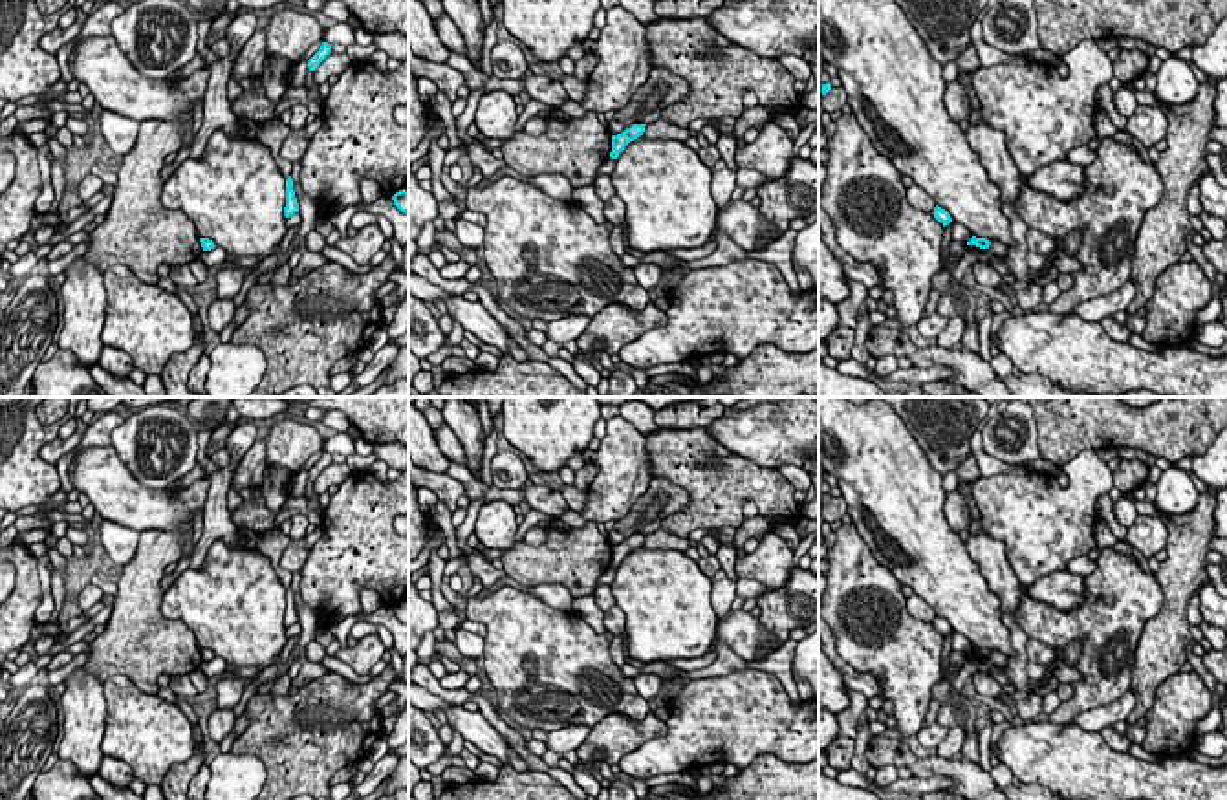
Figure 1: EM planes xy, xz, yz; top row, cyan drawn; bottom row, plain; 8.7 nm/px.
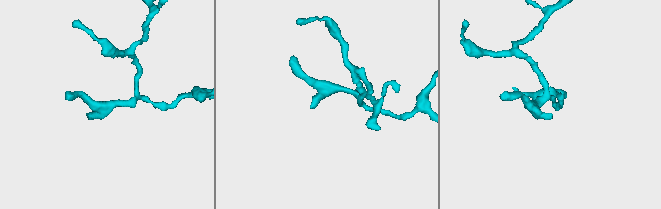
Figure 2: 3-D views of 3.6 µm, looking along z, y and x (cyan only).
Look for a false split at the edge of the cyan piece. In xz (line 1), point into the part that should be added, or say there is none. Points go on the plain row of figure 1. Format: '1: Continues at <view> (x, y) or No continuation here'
1: No continuation here

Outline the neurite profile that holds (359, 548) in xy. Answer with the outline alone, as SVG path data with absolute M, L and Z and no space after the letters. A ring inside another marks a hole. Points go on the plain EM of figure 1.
M408 469L386 483L370 470L352 470L339 485L322 513L322 536L315 542L300 578L302 600L315 611L320 624L330 624L335 617L363 613L359 591L364 588L377 591L386 606L405 599L408 593L408 538L394 529L394 520L401 514L408 514Z

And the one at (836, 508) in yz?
M831 496L831 500L820 509L820 516L828 524L841 520L844 514L848 514L848 505L842 496Z

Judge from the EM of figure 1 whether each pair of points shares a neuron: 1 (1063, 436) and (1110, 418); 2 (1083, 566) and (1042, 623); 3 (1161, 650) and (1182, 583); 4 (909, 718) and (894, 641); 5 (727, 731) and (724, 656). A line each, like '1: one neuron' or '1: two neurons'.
1: one neuron
2: two neurons
3: one neuron
4: one neuron
5: two neurons

